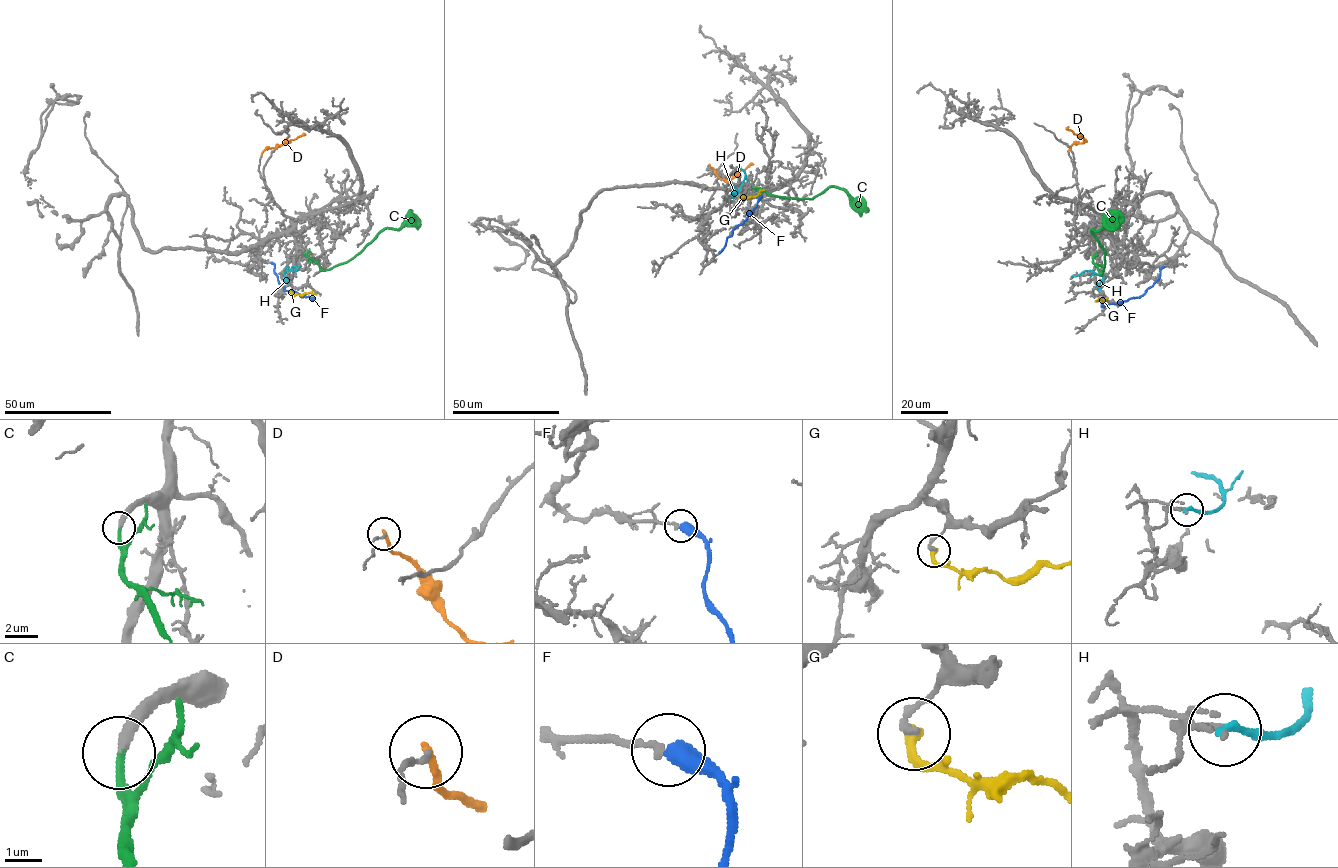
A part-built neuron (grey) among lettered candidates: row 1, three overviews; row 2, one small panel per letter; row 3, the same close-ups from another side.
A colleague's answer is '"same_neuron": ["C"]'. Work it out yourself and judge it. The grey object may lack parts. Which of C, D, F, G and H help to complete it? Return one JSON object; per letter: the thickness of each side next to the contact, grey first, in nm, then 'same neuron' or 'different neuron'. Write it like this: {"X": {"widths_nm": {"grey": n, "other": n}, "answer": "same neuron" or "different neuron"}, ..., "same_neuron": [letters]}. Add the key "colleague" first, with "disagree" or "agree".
{"colleague": "agree", "C": {"widths_nm": {"grey": 320, "other": 240}, "answer": "same neuron"}, "D": {"widths_nm": {"grey": 110, "other": 220}, "answer": "different neuron"}, "F": {"widths_nm": {"grey": 180, "other": 500}, "answer": "different neuron"}, "G": {"widths_nm": {"grey": 200, "other": 360}, "answer": "different neuron"}, "H": {"widths_nm": {"grey": 160, "other": 220}, "answer": "different neuron"}, "same_neuron": ["C"]}

